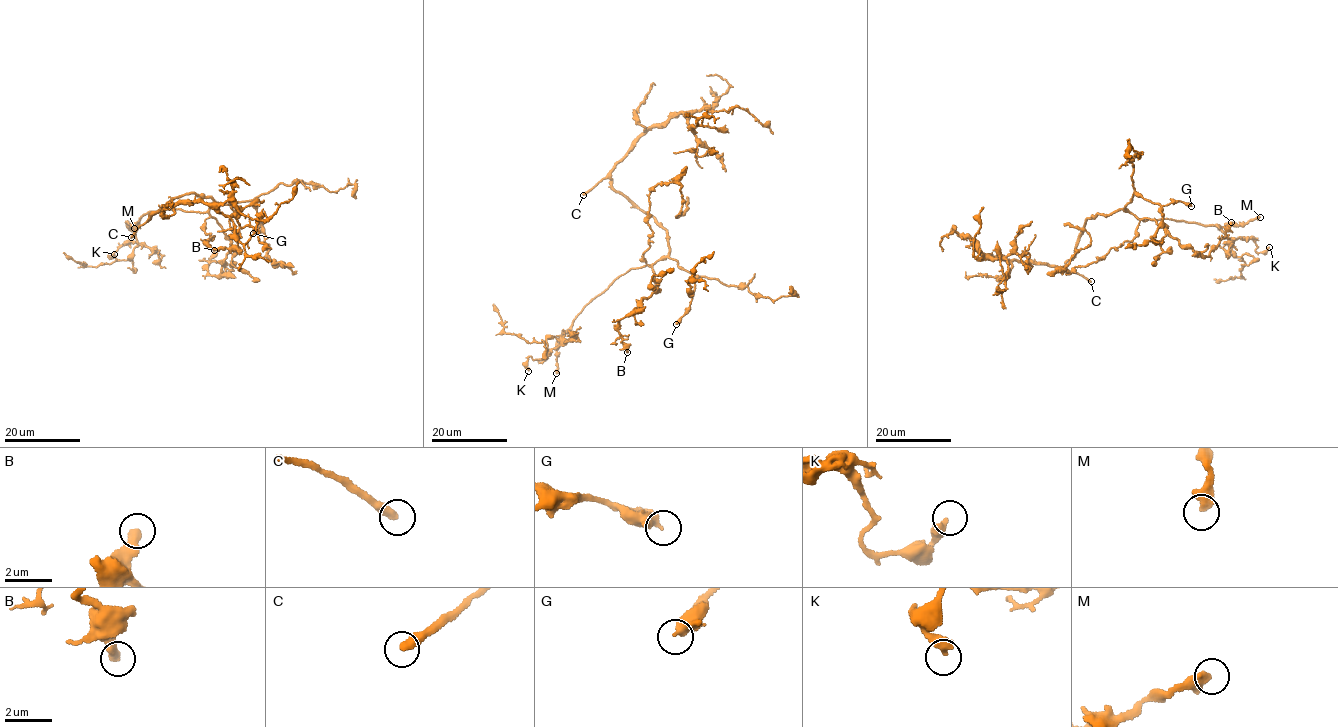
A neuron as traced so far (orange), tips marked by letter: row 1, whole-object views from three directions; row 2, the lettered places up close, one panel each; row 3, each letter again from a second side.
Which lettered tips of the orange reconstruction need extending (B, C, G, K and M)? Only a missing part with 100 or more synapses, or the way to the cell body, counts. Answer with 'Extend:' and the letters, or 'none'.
Extend: C

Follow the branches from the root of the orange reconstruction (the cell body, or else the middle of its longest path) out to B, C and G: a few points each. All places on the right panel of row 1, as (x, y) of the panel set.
B: (1092, 218), (1121, 210), (1139, 219), (1149, 218), (1182, 245), (1205, 257), (1225, 235), (1231, 222)
C: (1092, 218), (1087, 220), (1076, 251), (1066, 263), (1070, 271), (1091, 281)
G: (1092, 218), (1118, 211), (1135, 192), (1161, 205), (1179, 201), (1191, 206)

